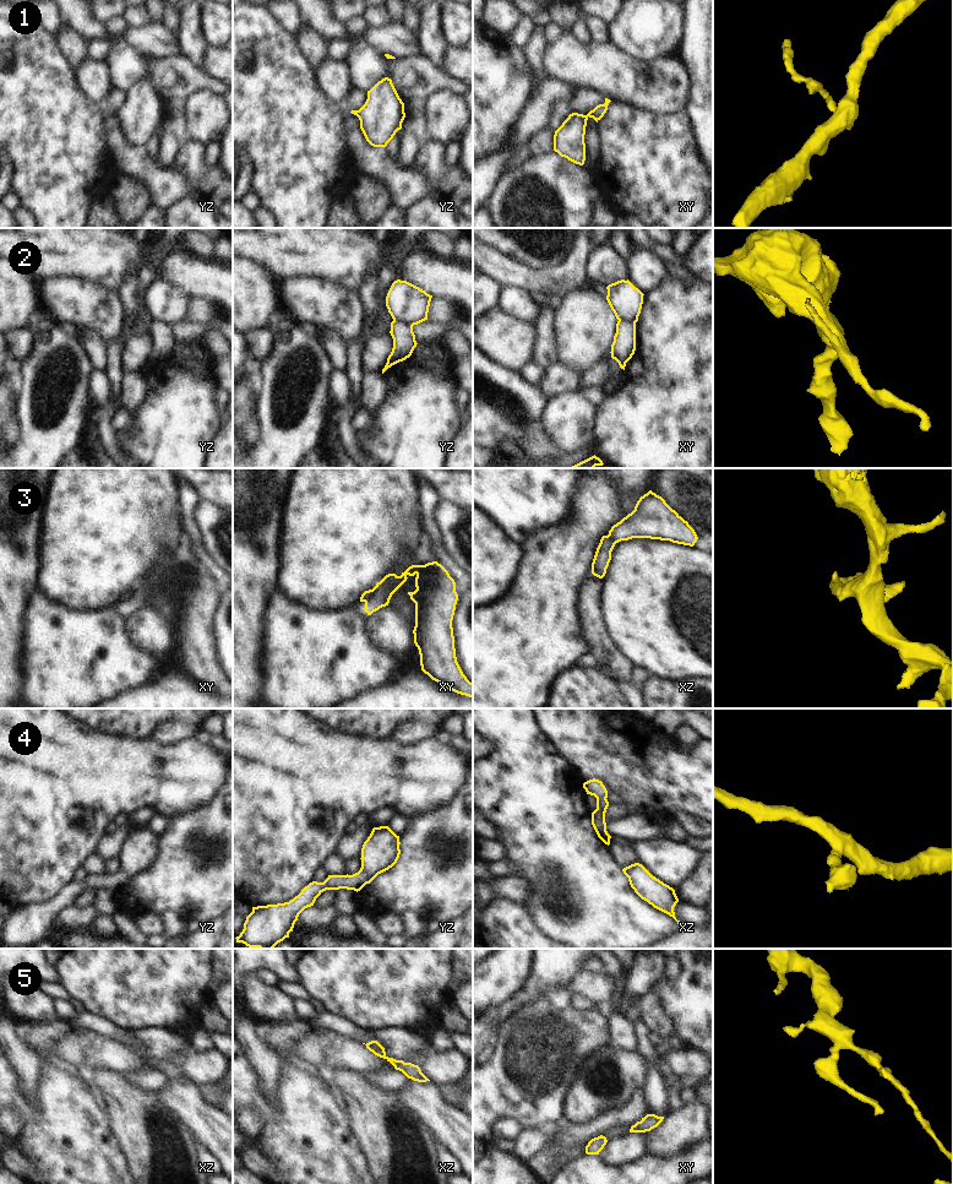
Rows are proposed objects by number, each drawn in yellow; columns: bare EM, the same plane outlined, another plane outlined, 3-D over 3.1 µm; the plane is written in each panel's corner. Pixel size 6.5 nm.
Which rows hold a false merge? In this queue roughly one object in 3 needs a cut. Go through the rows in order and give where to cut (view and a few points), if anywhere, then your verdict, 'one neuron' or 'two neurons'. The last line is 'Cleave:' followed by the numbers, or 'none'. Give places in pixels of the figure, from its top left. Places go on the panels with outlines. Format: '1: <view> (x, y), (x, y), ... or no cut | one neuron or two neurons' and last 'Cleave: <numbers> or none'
1: no cut | one neuron
2: yz (393, 319), (412, 326) | two neurons
3: xy (372, 590), (372, 593), (365, 602) | two neurons
4: no cut | one neuron
5: no cut | one neuron
Cleave: 2, 3

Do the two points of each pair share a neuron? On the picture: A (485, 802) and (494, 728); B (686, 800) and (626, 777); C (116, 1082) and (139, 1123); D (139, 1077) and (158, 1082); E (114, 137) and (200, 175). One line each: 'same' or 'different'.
A: same
B: same
C: same
D: same
E: different

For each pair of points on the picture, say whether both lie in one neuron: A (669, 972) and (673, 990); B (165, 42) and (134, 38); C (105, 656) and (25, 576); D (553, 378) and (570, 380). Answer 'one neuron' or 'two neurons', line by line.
A: two neurons
B: one neuron
C: two neurons
D: one neuron

